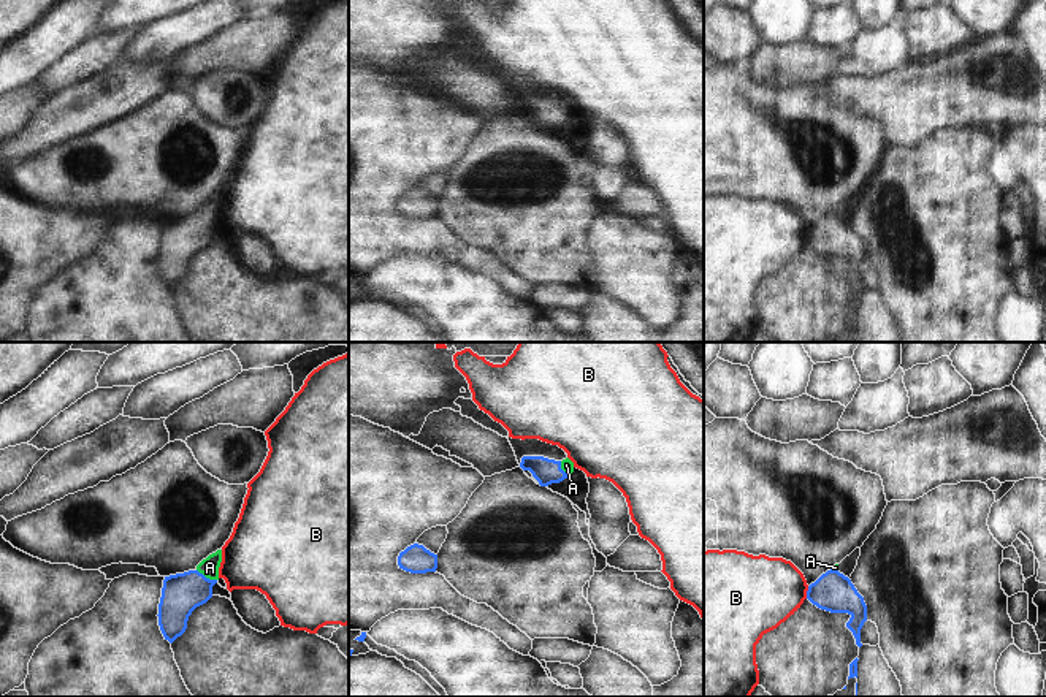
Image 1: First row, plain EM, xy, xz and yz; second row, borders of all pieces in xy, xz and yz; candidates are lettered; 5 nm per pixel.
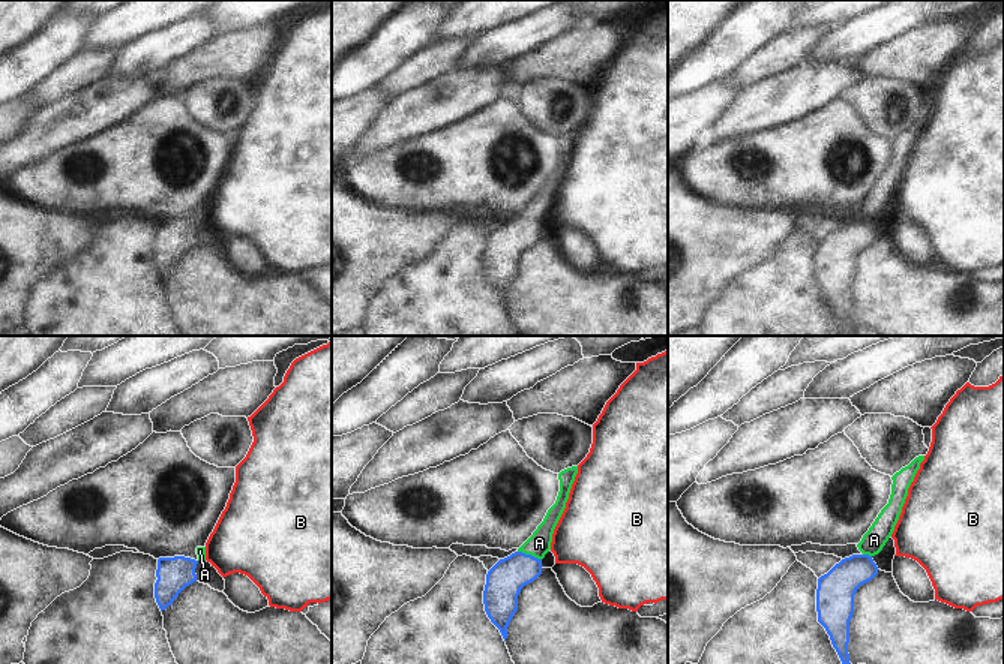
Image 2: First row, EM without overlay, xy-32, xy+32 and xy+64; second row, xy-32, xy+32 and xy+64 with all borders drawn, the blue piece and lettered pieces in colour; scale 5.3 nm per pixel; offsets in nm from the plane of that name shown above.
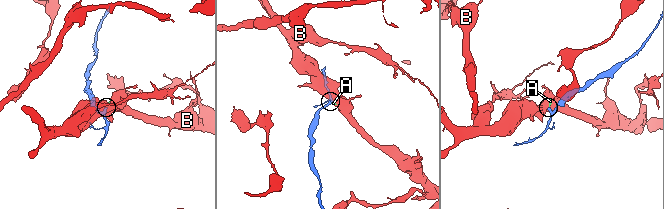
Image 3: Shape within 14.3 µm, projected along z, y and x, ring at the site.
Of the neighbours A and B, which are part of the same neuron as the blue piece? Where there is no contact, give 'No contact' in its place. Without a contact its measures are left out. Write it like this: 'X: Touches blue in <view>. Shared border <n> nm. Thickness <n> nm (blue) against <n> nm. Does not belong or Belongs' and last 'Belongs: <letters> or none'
A: Touches blue in xy. Shared border 120 nm. Thickness 200 nm (blue) against 100 nm. Belongs
B: Touches blue in yz. Shared border 70 nm. Thickness 200 nm (blue) against 380 nm. Does not belong
Belongs: A.

